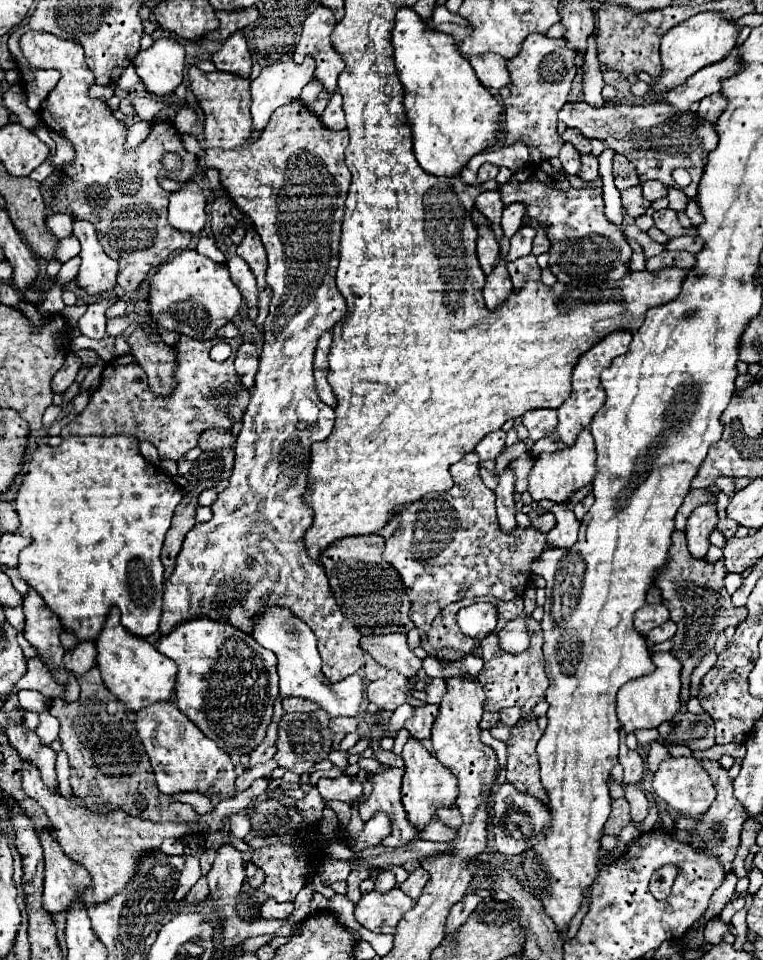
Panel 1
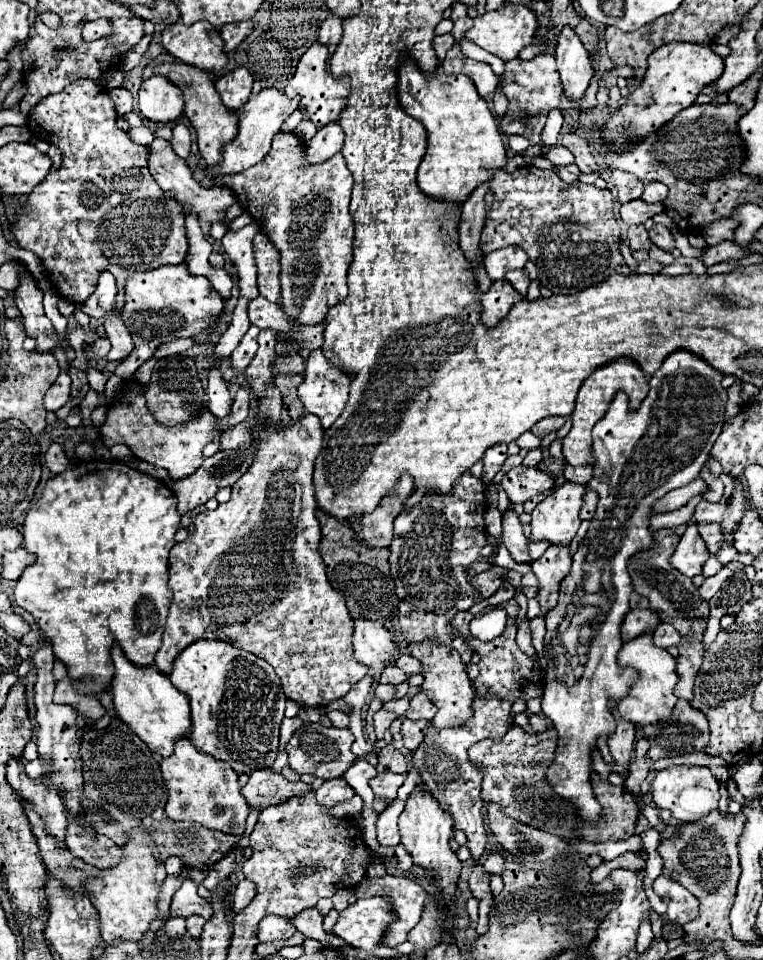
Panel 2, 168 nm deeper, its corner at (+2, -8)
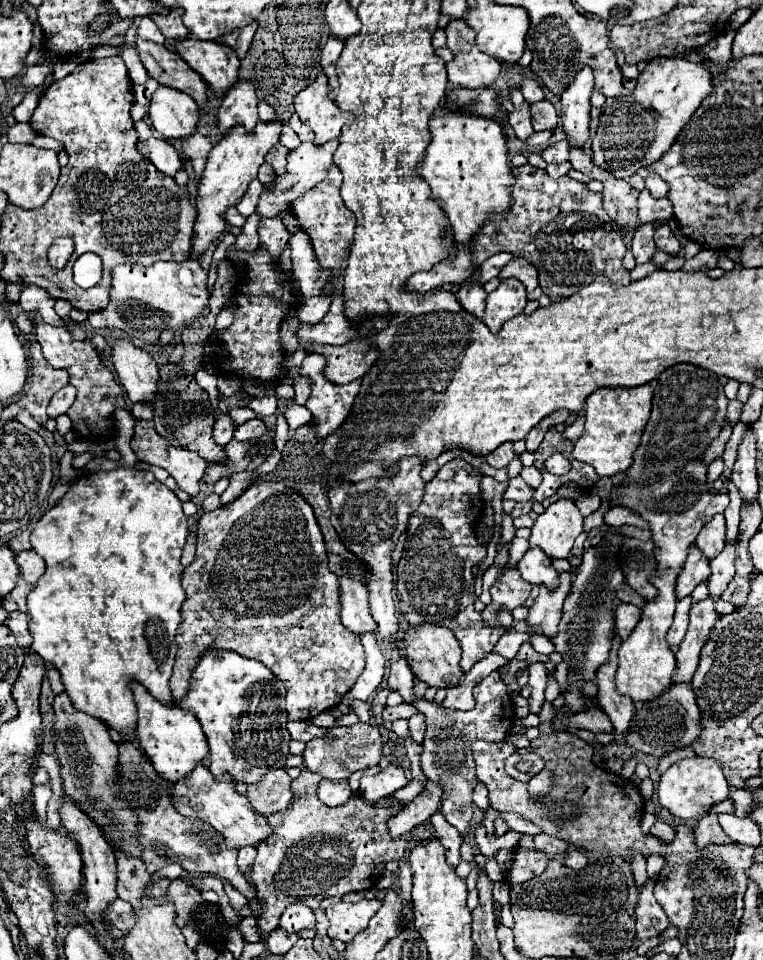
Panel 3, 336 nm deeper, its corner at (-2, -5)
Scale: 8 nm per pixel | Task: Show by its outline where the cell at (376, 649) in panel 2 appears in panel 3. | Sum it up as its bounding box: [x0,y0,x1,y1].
[339,579,377,635]

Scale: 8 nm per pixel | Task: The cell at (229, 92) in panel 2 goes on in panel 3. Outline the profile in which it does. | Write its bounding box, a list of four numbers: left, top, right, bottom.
[217,79,257,135]

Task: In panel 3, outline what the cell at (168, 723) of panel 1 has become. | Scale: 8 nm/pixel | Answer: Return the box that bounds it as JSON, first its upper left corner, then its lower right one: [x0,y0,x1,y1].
[171,763,271,849]

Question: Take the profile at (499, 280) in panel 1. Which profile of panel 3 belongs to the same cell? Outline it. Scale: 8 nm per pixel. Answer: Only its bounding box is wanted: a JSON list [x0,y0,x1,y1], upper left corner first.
[483,279,527,333]

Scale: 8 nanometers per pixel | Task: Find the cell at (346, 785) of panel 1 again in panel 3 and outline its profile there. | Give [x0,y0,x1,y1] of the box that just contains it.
[319,779,353,807]

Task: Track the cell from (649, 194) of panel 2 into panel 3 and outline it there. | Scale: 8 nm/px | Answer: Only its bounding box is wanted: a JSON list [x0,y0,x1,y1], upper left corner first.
[645,173,667,199]

